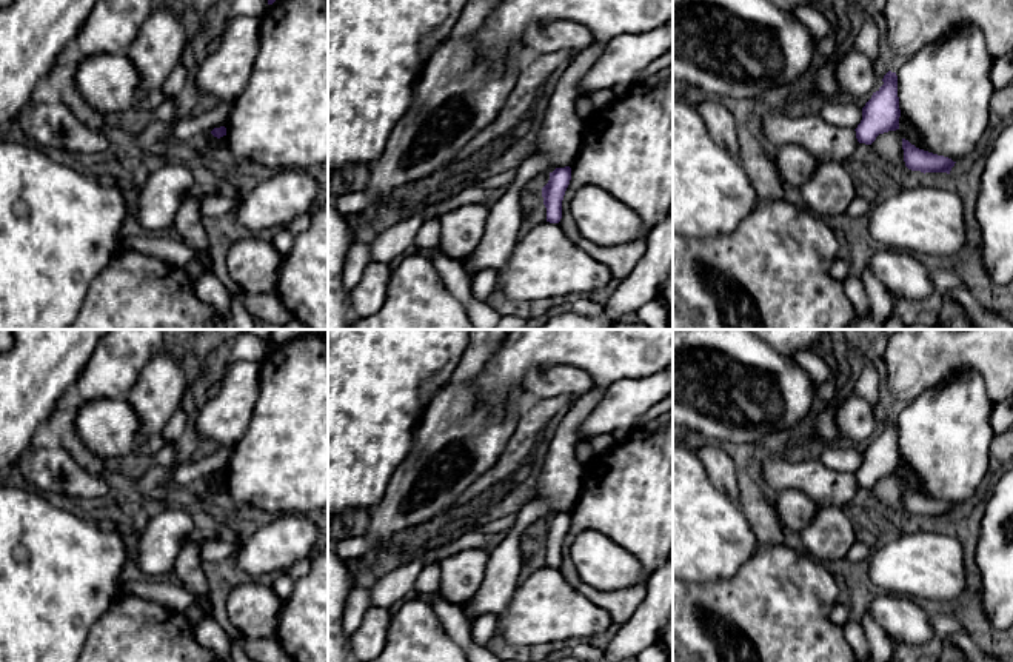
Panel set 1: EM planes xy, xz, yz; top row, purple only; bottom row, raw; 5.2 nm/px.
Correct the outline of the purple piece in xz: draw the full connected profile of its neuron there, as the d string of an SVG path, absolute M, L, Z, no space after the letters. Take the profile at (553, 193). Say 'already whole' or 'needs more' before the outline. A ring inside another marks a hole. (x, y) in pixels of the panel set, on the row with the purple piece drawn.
already whole; M556 168L550 172L548 183L542 188L547 222L559 223L562 219L562 200L571 180L571 168Z

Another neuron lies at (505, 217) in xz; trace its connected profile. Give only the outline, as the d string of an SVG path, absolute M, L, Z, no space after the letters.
M534 152L516 171L516 179L508 191L490 206L490 216L480 243L471 254L471 265L482 269L502 269L519 240L519 229L523 220L519 194L530 188L530 182L542 174L553 172L554 163L547 152Z

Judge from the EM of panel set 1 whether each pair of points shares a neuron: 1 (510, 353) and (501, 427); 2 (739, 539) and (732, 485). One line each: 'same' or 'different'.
1: different
2: different

